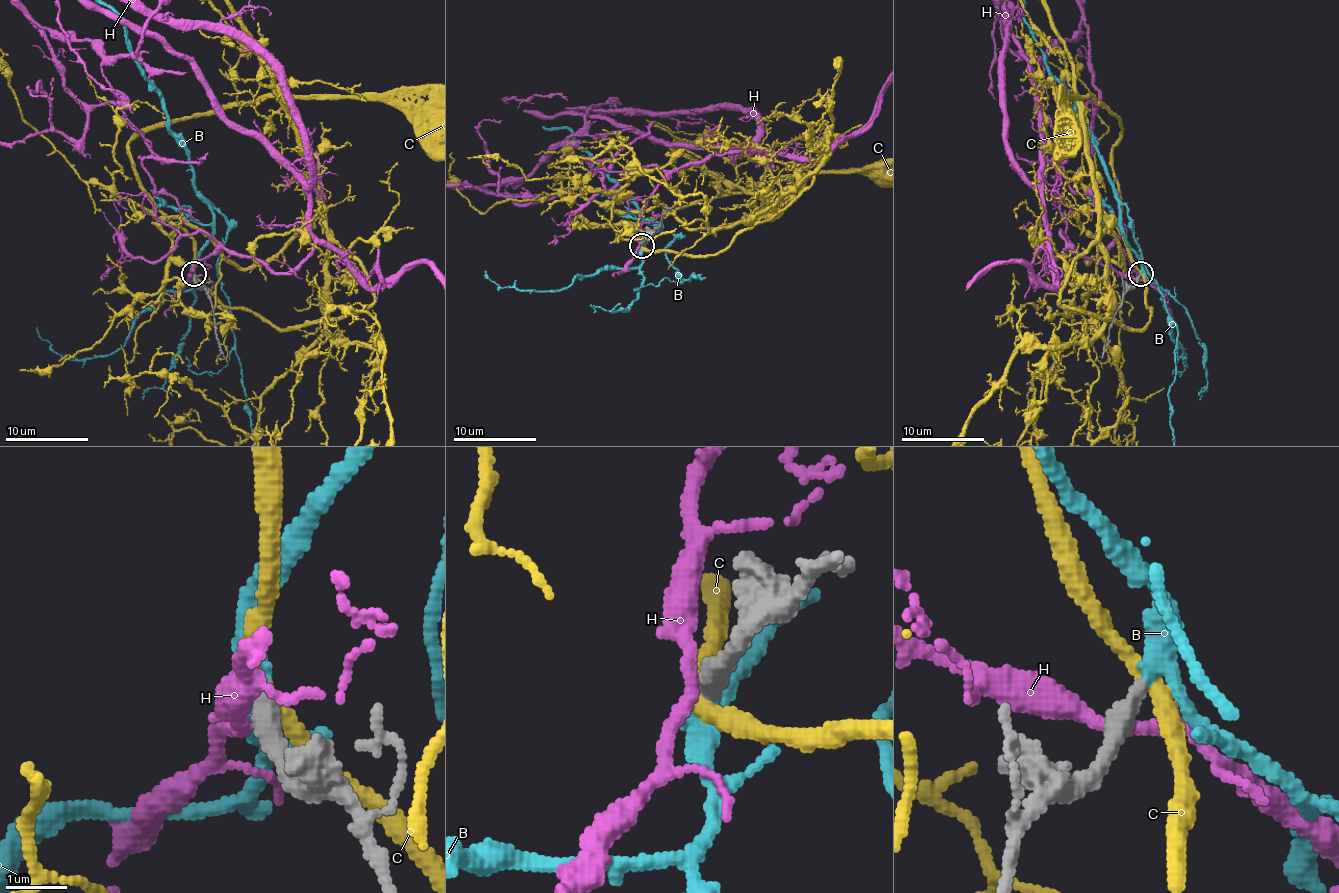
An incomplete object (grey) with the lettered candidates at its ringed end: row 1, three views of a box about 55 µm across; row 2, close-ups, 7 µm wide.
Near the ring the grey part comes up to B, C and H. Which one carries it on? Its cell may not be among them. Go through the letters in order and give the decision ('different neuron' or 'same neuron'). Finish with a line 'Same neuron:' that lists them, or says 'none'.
B: same neuron
C: different neuron
H: different neuron
Same neuron: B

